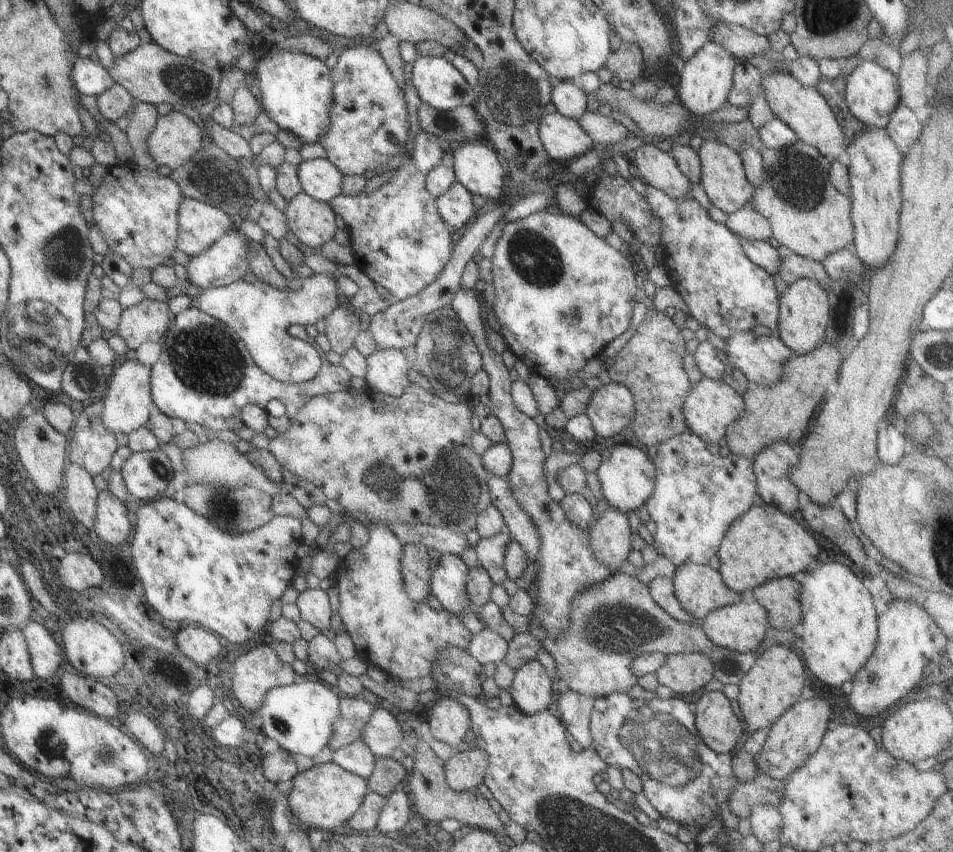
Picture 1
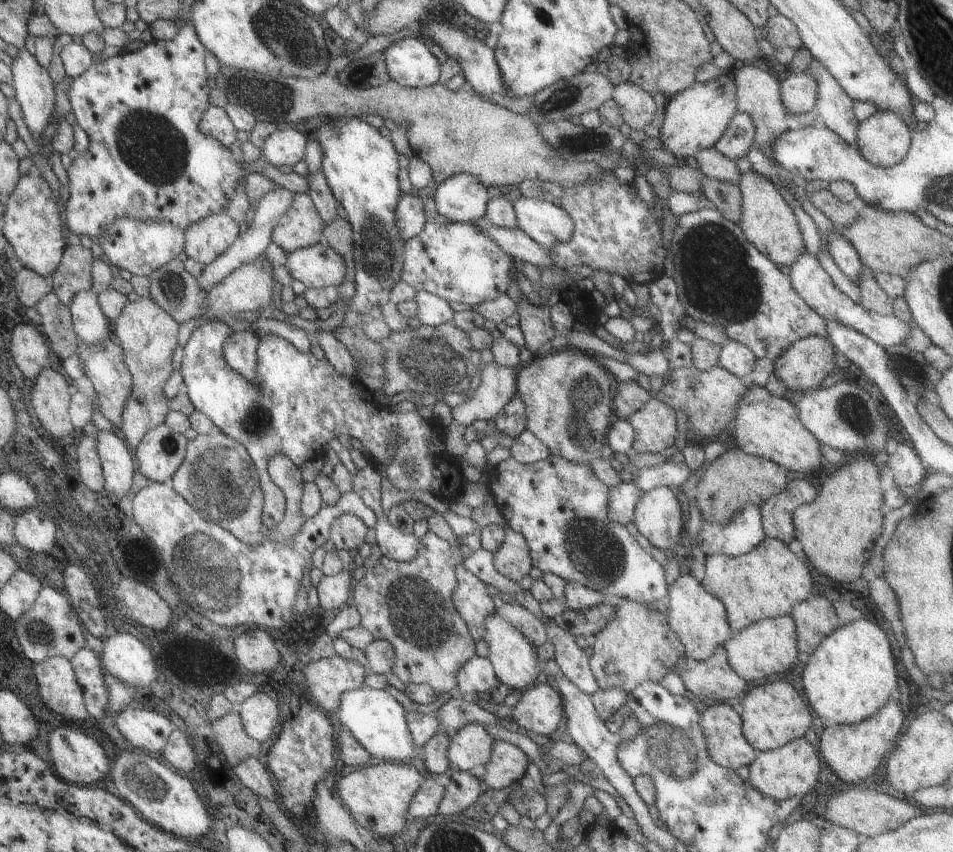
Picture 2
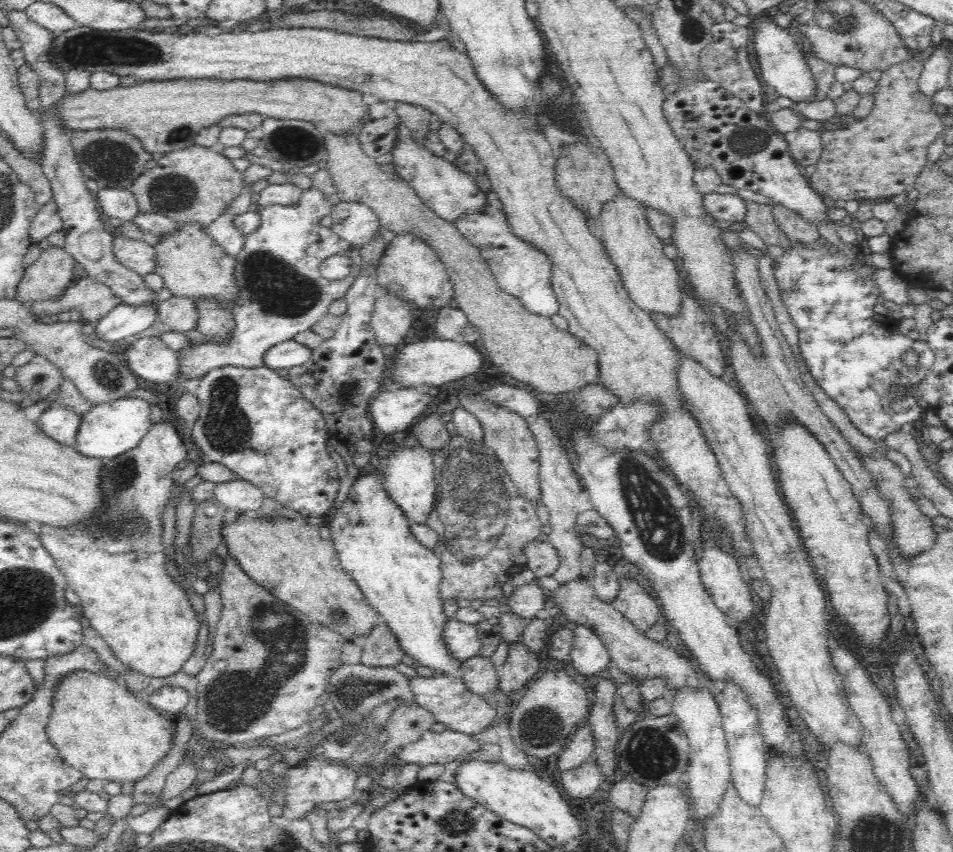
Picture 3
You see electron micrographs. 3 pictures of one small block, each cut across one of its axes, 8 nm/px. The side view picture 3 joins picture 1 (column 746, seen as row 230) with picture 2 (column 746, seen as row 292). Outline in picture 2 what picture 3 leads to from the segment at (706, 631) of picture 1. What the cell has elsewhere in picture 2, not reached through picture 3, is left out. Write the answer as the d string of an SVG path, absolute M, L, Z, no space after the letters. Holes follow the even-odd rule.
M788 615L757 620L754 624L733 632L732 636L727 638L720 647L725 652L731 670L749 685L771 674L780 676L787 670L799 668L795 628Z

